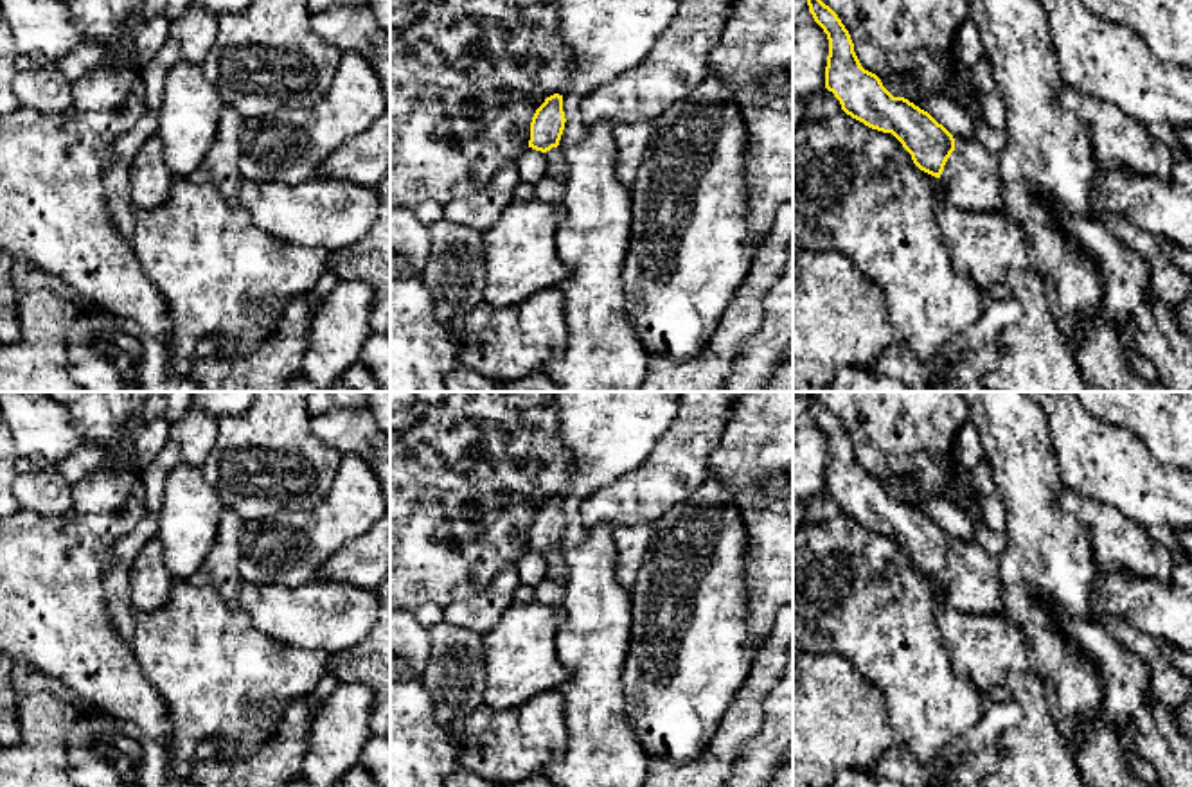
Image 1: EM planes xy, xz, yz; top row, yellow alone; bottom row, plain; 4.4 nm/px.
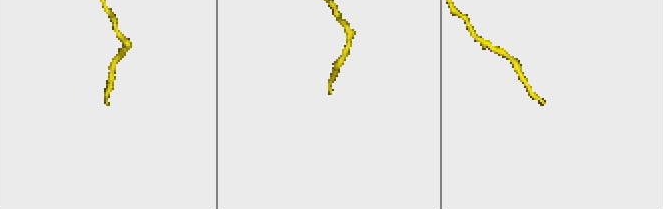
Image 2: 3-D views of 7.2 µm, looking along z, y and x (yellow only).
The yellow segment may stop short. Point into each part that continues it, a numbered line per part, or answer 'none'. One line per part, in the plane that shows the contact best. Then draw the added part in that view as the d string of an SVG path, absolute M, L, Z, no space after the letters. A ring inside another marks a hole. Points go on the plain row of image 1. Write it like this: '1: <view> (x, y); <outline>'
1: yz (971, 577); M955 541L955 553L940 577L946 598L967 615L1005 615L1000 559L980 544Z

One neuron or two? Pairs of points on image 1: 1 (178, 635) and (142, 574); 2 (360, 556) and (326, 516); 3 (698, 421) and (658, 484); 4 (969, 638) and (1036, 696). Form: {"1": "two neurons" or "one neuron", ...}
{"1": "two neurons", "2": "two neurons", "3": "one neuron", "4": "one neuron"}

